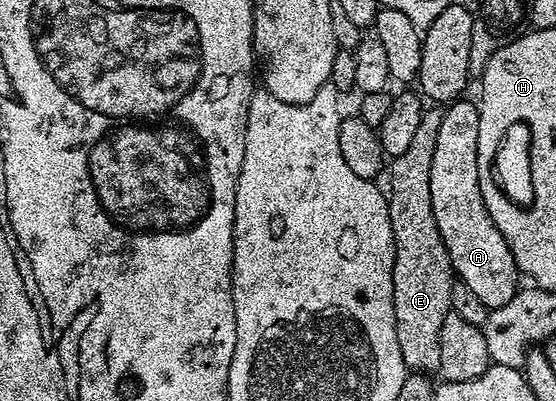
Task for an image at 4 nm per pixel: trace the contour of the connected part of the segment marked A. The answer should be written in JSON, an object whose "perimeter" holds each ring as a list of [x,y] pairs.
{"perimeter":[[[457,100],[444,110],[441,128],[430,164],[430,195],[434,204],[434,220],[442,232],[453,275],[482,300],[489,310],[506,304],[517,292],[522,275],[510,252],[510,244],[498,232],[486,204],[482,200],[478,180],[478,116],[480,107],[475,101]]]}

